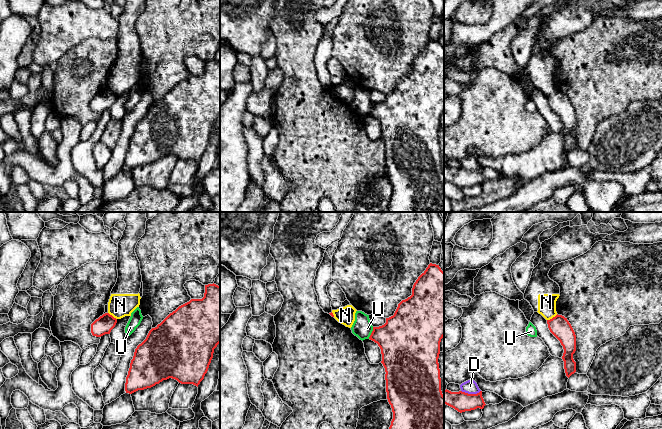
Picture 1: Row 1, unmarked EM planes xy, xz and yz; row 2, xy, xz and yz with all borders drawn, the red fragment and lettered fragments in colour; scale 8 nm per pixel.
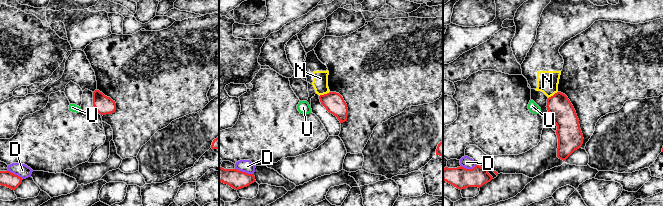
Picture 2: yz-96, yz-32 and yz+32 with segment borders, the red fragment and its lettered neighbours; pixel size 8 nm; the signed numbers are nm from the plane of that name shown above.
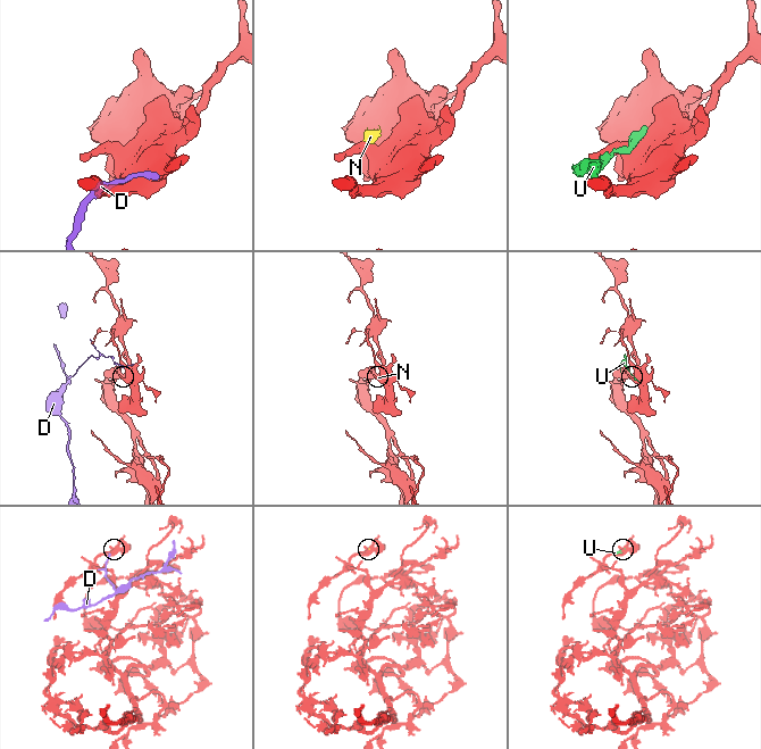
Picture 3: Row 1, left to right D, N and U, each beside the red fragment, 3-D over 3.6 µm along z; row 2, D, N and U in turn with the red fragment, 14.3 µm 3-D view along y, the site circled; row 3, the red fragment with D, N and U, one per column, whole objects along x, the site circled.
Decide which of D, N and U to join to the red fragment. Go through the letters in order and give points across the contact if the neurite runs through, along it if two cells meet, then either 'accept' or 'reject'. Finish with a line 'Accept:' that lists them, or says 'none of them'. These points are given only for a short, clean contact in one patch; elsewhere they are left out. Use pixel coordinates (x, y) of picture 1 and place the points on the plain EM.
D: reject
N: border along yz (557, 90), (547, 96); reject
U: reject
Accept: none of them

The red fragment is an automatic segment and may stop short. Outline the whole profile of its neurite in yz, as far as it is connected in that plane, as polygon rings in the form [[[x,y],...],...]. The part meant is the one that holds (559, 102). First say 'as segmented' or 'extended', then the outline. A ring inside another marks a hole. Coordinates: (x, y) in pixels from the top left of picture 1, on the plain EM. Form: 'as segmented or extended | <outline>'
as segmented | [[[556,91],[550,96],[547,96],[550,108],[560,117],[563,122],[564,129],[562,135],[564,137],[564,145],[566,152],[569,154],[576,148],[576,138],[573,135],[573,130],[576,127],[576,111],[567,96],[562,91]]]

